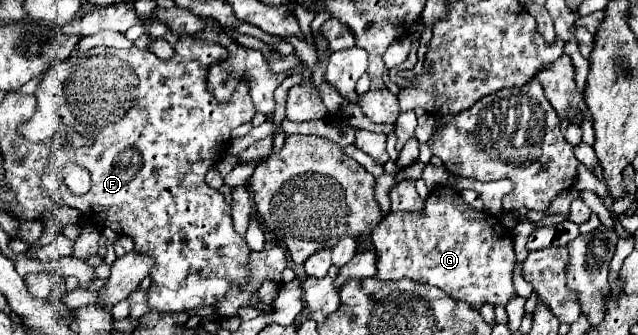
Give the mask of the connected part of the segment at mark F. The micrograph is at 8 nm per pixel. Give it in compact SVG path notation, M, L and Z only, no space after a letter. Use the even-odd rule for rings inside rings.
M179 38L179 42L175 44L175 54L169 60L161 60L155 58L153 52L149 50L139 50L139 48L129 48L129 50L117 50L117 48L107 48L107 46L99 46L99 48L91 48L87 52L75 52L71 58L55 64L49 68L49 72L45 72L43 80L39 82L37 90L35 90L35 98L37 98L37 108L35 114L31 116L31 120L23 122L19 126L19 134L29 140L29 142L47 142L51 144L51 154L49 154L49 162L45 168L45 174L41 178L41 184L45 184L45 194L49 198L61 196L63 202L71 208L77 208L85 218L95 220L99 226L107 226L111 230L115 230L119 236L131 236L135 240L135 252L143 250L151 256L155 256L155 266L151 270L151 288L147 290L149 294L149 306L157 308L161 312L187 312L191 308L201 308L201 306L213 306L217 302L217 298L223 298L223 294L227 292L227 286L231 286L231 282L247 282L247 254L251 252L245 238L239 236L233 228L233 220L231 220L231 206L225 202L223 194L219 190L213 190L205 184L205 174L209 168L213 168L217 164L217 160L221 160L223 156L223 146L229 144L231 138L231 130L251 122L253 114L255 114L255 106L251 102L249 96L249 86L245 82L239 82L235 88L235 94L231 96L231 100L227 102L219 102L213 94L209 94L207 90L207 72L211 68L211 64L221 62L227 58L227 48L219 46L215 42L209 40L201 40L201 38ZM65 128L75 128L77 134L81 134L83 138L91 140L91 148L85 152L69 152L69 142L65 140ZM69 160L79 162L79 166L83 166L85 170L89 170L91 174L91 188L87 194L77 196L77 194L69 194L69 186L65 184L63 176L61 176L61 166Z

